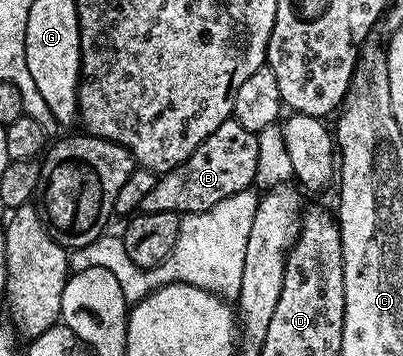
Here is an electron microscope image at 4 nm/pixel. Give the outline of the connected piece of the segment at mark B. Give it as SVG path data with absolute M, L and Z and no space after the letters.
M233 118L225 120L180 166L161 173L156 186L152 186L149 194L144 194L141 211L148 212L203 212L216 202L224 202L232 194L251 187L256 174L256 150L258 149L258 133L244 130L240 122Z

